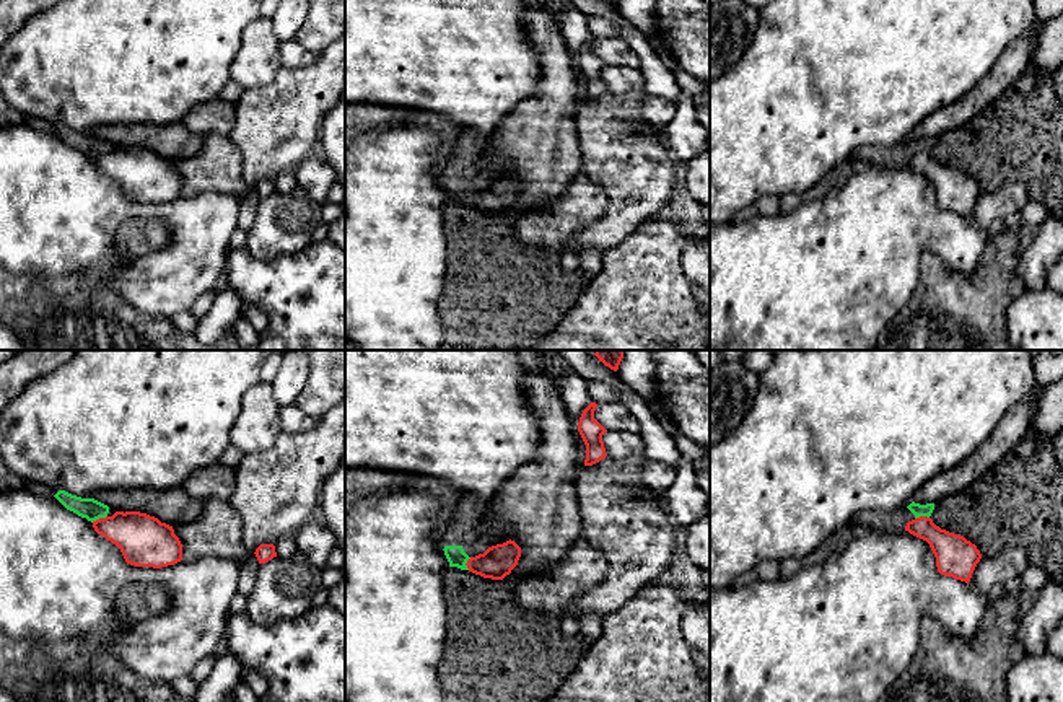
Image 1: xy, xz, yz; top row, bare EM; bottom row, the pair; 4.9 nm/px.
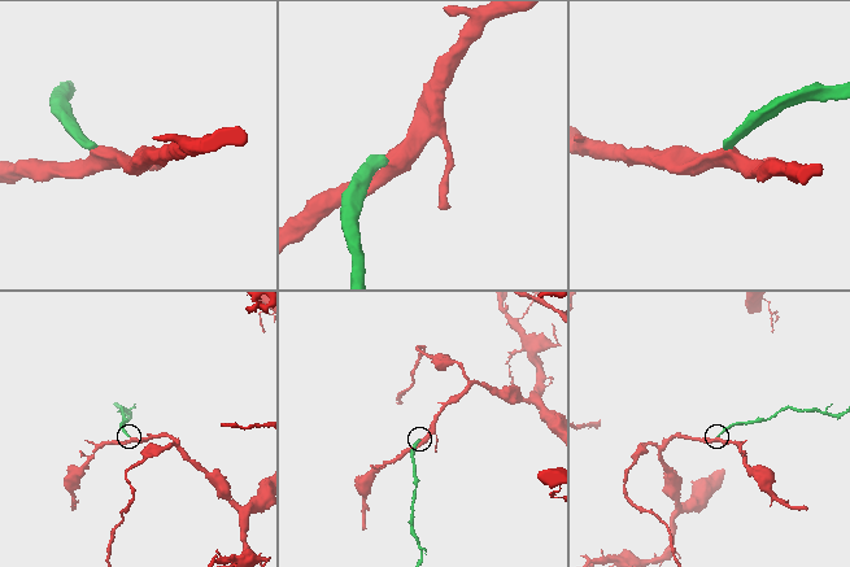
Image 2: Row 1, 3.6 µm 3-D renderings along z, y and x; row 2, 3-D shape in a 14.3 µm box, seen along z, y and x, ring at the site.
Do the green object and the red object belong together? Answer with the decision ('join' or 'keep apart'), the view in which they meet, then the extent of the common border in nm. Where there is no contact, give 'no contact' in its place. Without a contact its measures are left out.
keep apart | xy | 90 nm

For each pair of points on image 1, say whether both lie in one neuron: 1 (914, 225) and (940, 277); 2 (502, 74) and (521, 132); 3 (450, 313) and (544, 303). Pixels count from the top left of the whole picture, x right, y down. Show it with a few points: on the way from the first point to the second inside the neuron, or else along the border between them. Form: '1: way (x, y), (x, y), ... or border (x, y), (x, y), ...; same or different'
1: border (959, 274), (936, 256), (925, 254), (914, 289); different
2: border (538, 80), (536, 90), (500, 121), (490, 140); different
3: way (472, 313), (489, 313), (498, 303), (521, 303); same

